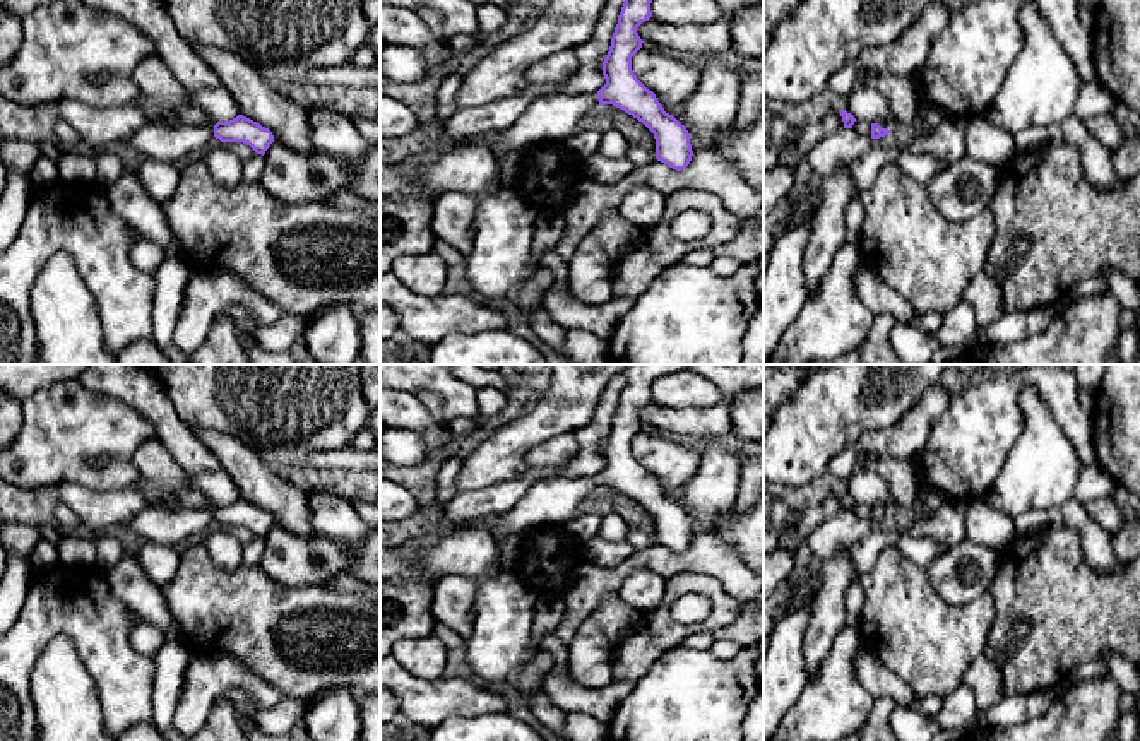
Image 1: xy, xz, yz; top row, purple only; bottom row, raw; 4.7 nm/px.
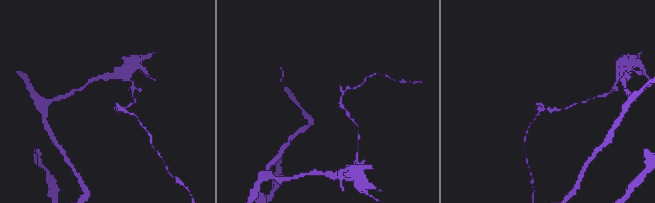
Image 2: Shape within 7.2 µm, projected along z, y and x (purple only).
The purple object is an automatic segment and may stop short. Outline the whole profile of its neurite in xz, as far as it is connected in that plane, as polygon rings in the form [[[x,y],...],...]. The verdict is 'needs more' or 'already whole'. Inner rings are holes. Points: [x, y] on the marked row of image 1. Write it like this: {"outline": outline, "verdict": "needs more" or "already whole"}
{"outline": [[[625,0],[611,38],[609,51],[603,62],[603,75],[606,84],[597,92],[577,96],[549,94],[536,98],[512,127],[505,130],[491,130],[464,140],[467,144],[481,144],[491,149],[496,164],[496,178],[493,180],[496,187],[503,187],[498,178],[503,154],[514,149],[527,147],[534,142],[565,144],[568,137],[577,135],[579,120],[587,113],[601,110],[604,104],[613,104],[623,110],[642,122],[654,133],[657,161],[676,171],[681,171],[690,164],[693,151],[686,127],[681,125],[673,115],[664,111],[656,94],[649,91],[632,70],[632,56],[642,48],[644,43],[637,29],[642,22],[652,17],[650,3],[652,0]]], "verdict": "needs more"}

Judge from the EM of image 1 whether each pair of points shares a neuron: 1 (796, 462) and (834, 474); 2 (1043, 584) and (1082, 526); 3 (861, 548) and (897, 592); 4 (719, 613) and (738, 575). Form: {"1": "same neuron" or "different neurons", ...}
{"1": "different neurons", "2": "different neurons", "3": "different neurons", "4": "different neurons"}

